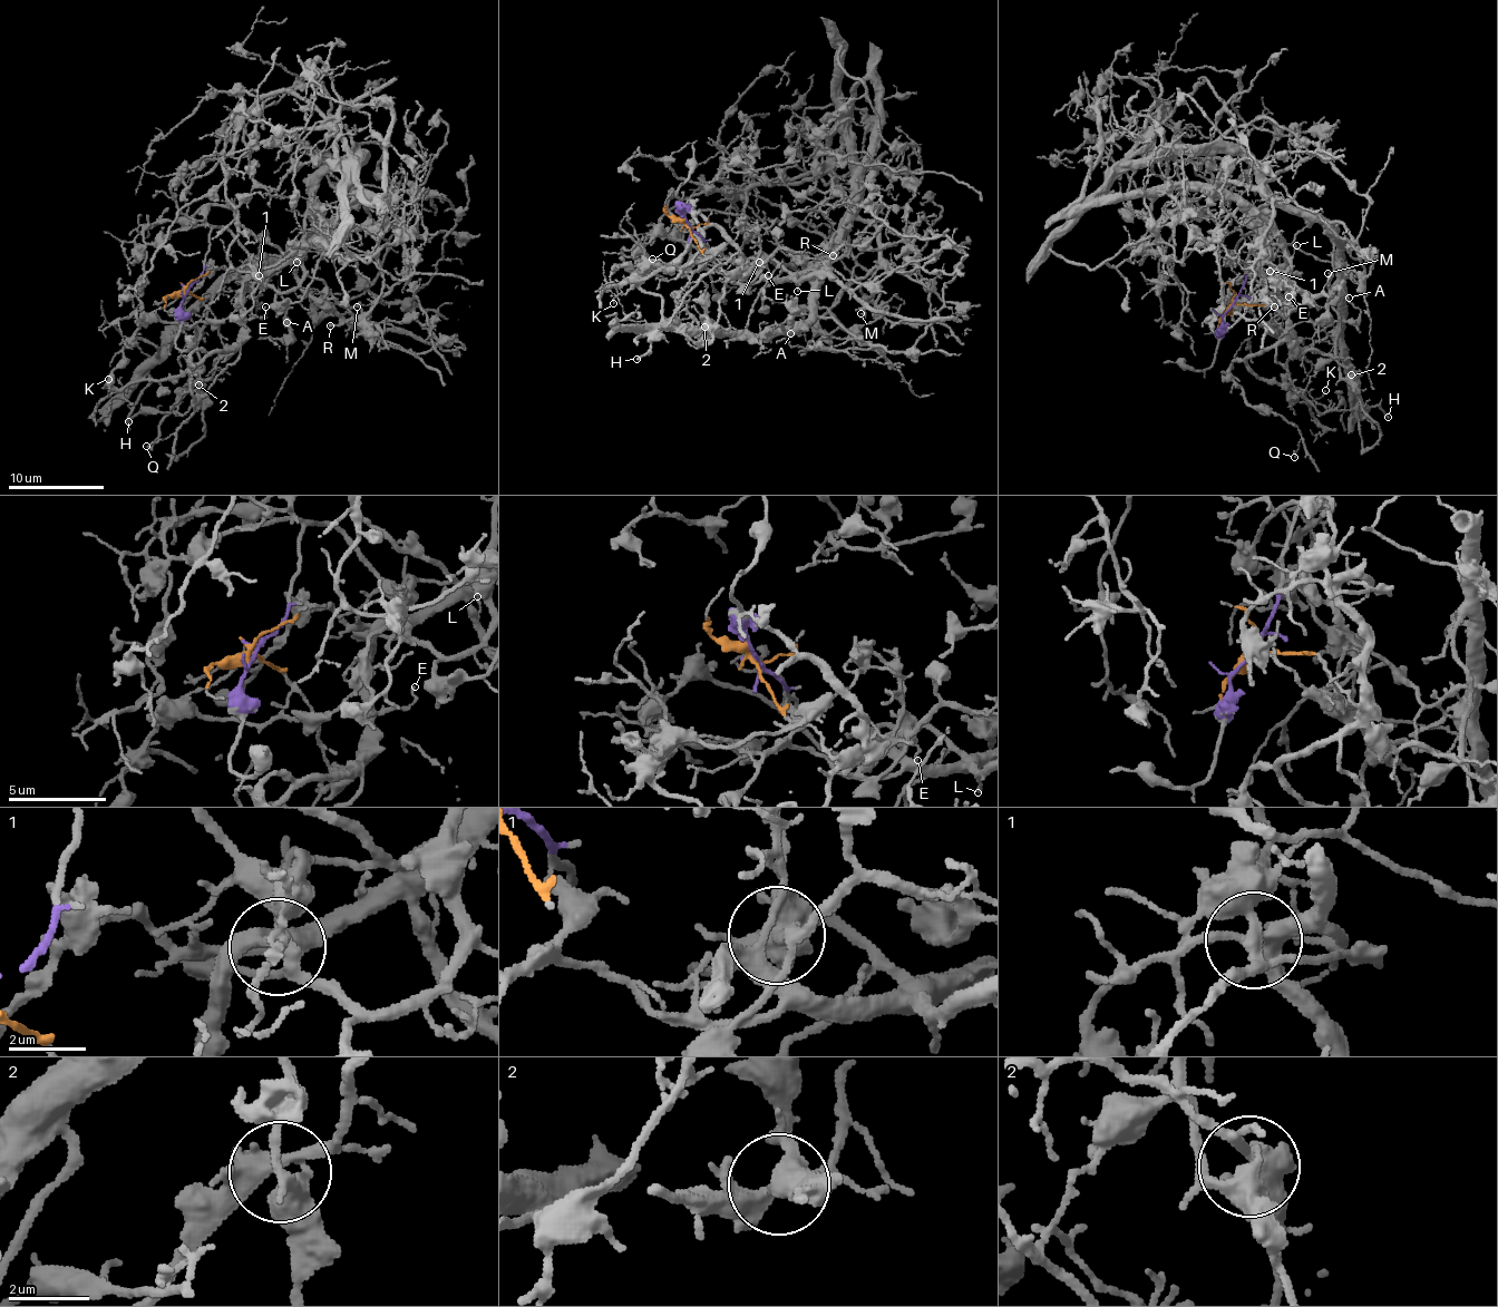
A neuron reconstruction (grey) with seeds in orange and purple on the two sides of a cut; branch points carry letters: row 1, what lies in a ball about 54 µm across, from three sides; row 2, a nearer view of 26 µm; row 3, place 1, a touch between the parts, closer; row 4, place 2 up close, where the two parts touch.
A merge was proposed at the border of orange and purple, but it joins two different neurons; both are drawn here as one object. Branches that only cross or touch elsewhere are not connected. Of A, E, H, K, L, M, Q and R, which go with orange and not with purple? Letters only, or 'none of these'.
E, H, K, L, M, Q, R

